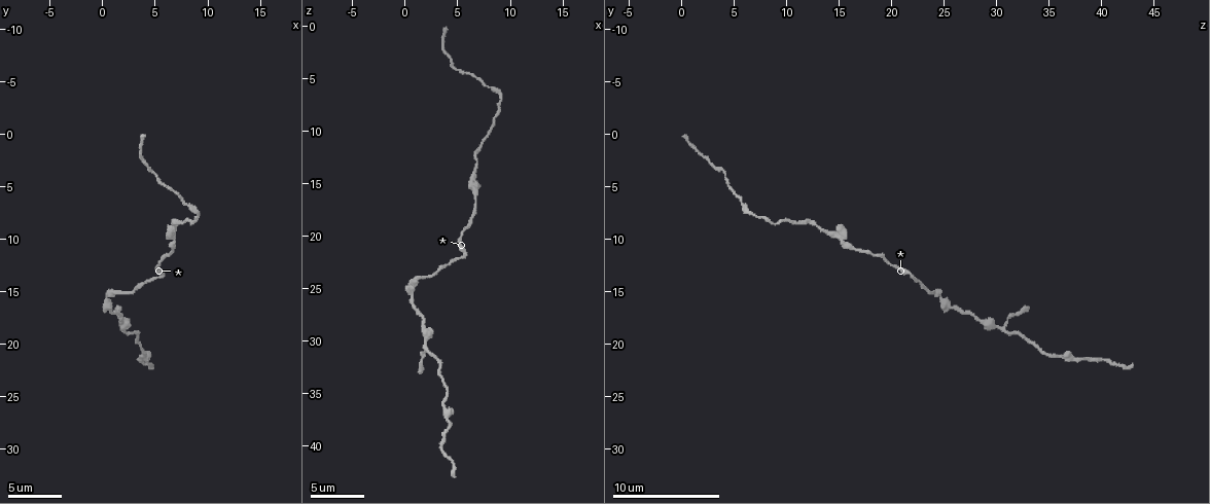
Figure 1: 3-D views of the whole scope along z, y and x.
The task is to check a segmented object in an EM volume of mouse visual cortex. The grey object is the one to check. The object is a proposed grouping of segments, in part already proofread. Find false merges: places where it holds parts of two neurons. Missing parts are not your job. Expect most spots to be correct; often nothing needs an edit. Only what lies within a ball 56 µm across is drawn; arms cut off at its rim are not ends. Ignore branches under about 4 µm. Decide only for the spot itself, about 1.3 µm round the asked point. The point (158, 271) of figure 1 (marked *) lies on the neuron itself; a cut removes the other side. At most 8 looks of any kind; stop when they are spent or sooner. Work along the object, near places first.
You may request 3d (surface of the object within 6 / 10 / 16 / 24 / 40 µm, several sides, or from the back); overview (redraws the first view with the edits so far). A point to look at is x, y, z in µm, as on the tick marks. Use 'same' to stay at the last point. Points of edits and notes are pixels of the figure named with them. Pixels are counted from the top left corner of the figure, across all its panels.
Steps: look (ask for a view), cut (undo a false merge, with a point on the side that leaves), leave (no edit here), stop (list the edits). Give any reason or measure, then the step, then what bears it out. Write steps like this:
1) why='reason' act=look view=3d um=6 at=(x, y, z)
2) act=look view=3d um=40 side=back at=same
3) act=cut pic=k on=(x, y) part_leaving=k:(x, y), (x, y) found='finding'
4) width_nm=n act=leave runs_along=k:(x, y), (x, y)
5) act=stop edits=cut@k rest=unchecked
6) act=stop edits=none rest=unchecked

why='sudden change in width' act=look view=3d um=10 at=(4.0, 21.2, 38.2)

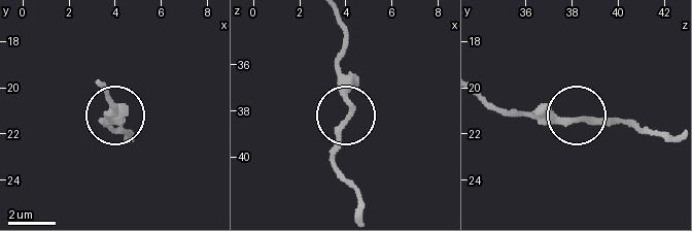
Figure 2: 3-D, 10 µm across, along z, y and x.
act=look view=3d um=10 side=back at=(4.1, 21.4, 38.2)

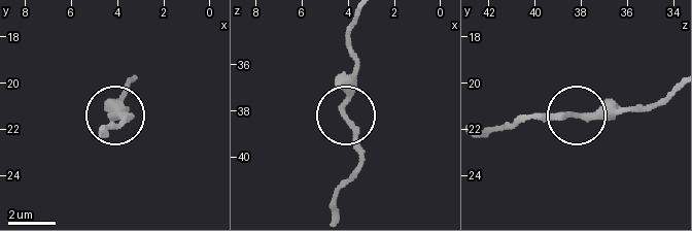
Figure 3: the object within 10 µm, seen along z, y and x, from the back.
act=leave runs_along=3:(675, 88), (657, 103), (622, 111), (517, 118) found='continuous, no second neuron'

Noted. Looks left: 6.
why='sudden change in width' act=look view=3d um=6 at=(1.4, 15.2, 24.2)

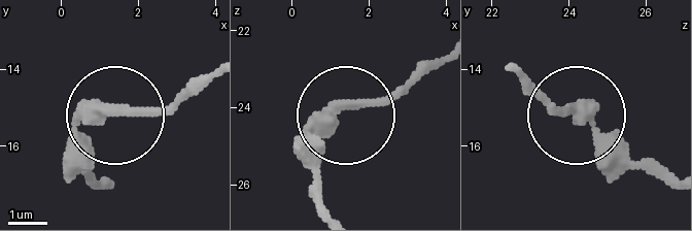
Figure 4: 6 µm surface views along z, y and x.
act=leave runs_along=4:(440, 59), (321, 125), (311, 170) found='continuous, no second neuron'

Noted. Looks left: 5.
why='thick turns thin' act=look view=3d um=16 at=(7.8, 6.4, 5.4)

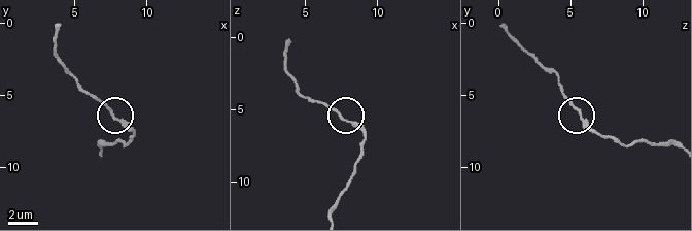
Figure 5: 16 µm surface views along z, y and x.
act=look view=3d um=16 side=back at=(7.6, 6.4, 5.6)

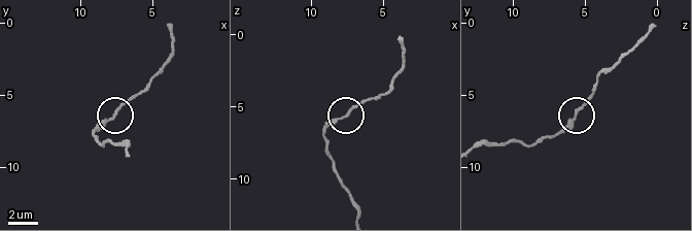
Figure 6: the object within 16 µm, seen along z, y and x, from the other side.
act=leave runs_along=6:(359, 213), (336, 169), (325, 132), (369, 99) found='one neuron here'

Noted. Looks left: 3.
act=look view=3d um=6 at=(6.6, 9.8, 14.2)

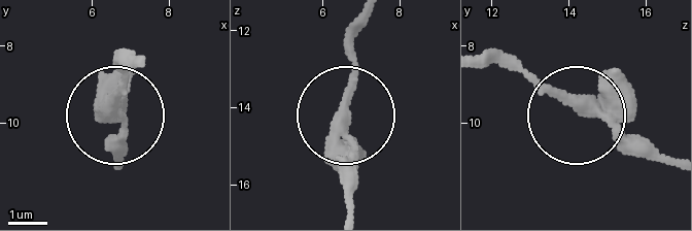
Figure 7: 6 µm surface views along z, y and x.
act=leave runs_along=7:(117, 162), (120, 57) found='all the same neuron'

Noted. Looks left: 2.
act=stop edits=none rest=unchecked

